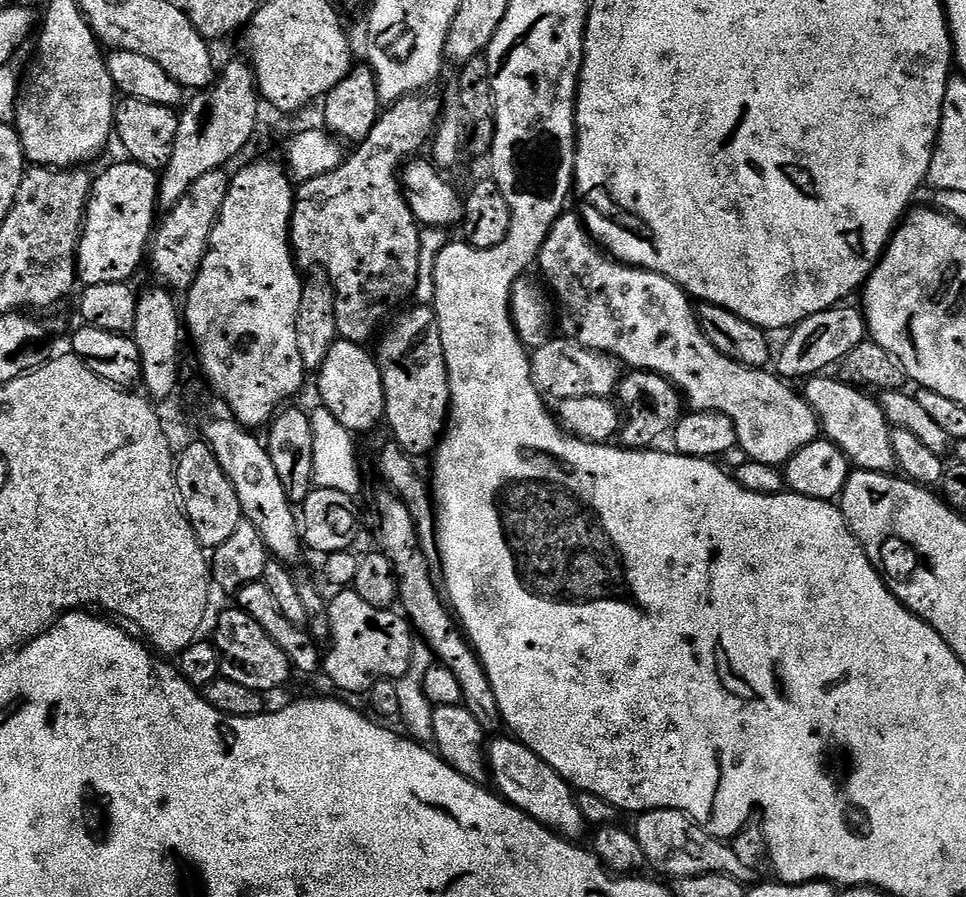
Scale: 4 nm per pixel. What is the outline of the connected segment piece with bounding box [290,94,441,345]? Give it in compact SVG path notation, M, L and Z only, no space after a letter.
M432 94L401 96L396 103L387 105L381 111L374 130L370 130L367 138L355 145L356 152L349 151L337 169L303 181L295 189L290 237L292 250L301 269L319 270L331 280L332 289L336 291L336 317L341 340L367 345L368 339L376 331L381 331L380 323L384 319L387 321L401 307L399 304L421 283L422 228L406 202L400 175L409 160L423 153L420 152L423 148L425 151L441 119L439 102L428 95Z

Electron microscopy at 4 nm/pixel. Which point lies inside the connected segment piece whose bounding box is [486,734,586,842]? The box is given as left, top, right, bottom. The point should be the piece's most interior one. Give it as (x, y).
(529, 784)

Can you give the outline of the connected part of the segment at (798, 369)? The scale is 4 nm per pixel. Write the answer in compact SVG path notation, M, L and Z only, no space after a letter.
M837 306L835 308L827 308L818 314L814 314L810 318L806 318L801 324L796 325L787 333L788 341L784 345L779 345L778 355L774 360L774 368L777 373L785 381L800 382L805 378L823 373L831 364L839 365L843 361L846 354L850 354L850 350L854 350L854 346L858 346L866 338L866 321L863 311L859 307L844 308L848 306Z

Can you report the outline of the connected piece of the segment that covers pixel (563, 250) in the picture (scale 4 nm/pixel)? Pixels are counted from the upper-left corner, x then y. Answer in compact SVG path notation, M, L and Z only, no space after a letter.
M565 210L548 231L538 257L539 268L539 275L550 289L558 309L558 328L564 331L561 333L567 339L594 352L614 356L629 369L662 374L679 389L693 413L721 412L726 415L734 422L738 446L746 450L749 460L783 466L794 454L798 454L798 450L802 450L802 446L810 446L810 442L821 435L819 418L803 395L792 389L795 387L791 383L785 382L775 371L742 366L714 350L710 338L706 338L700 329L696 309L688 293L662 274L649 272L647 268L633 268L631 264L612 259L588 235L584 221L575 211Z

